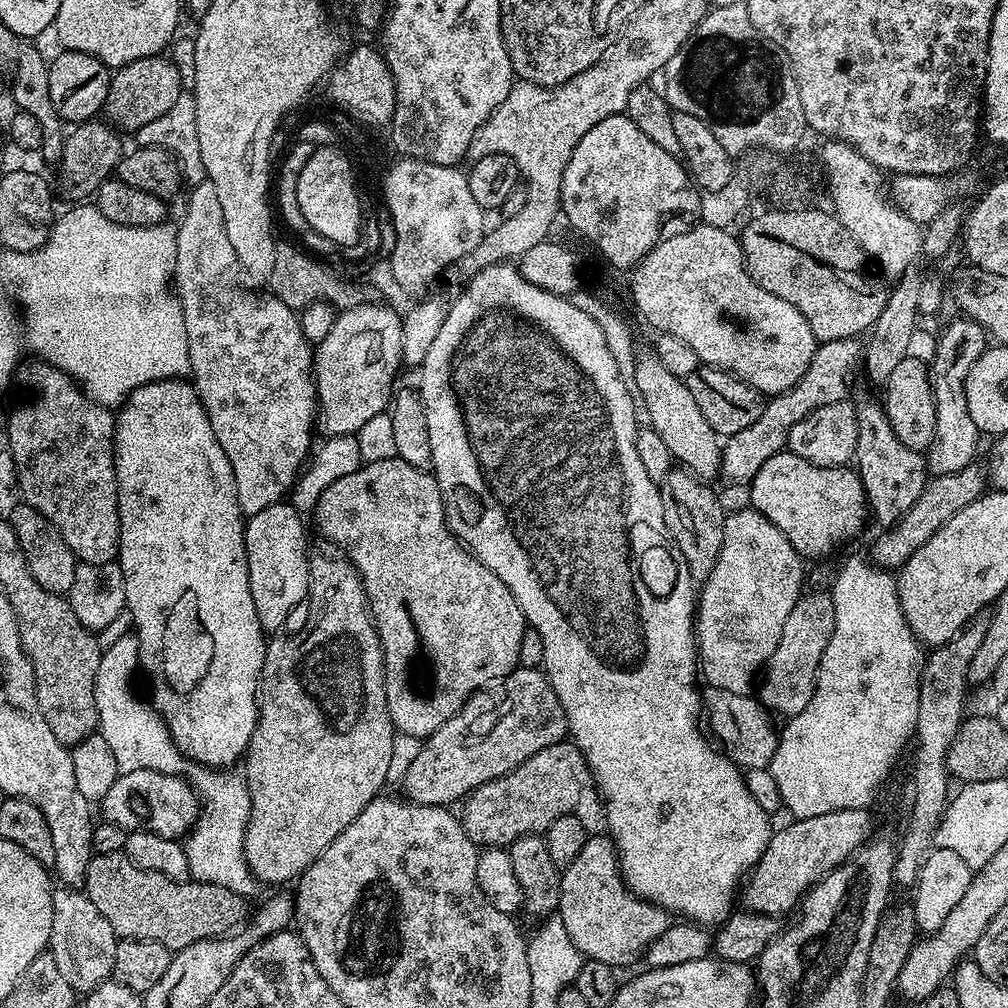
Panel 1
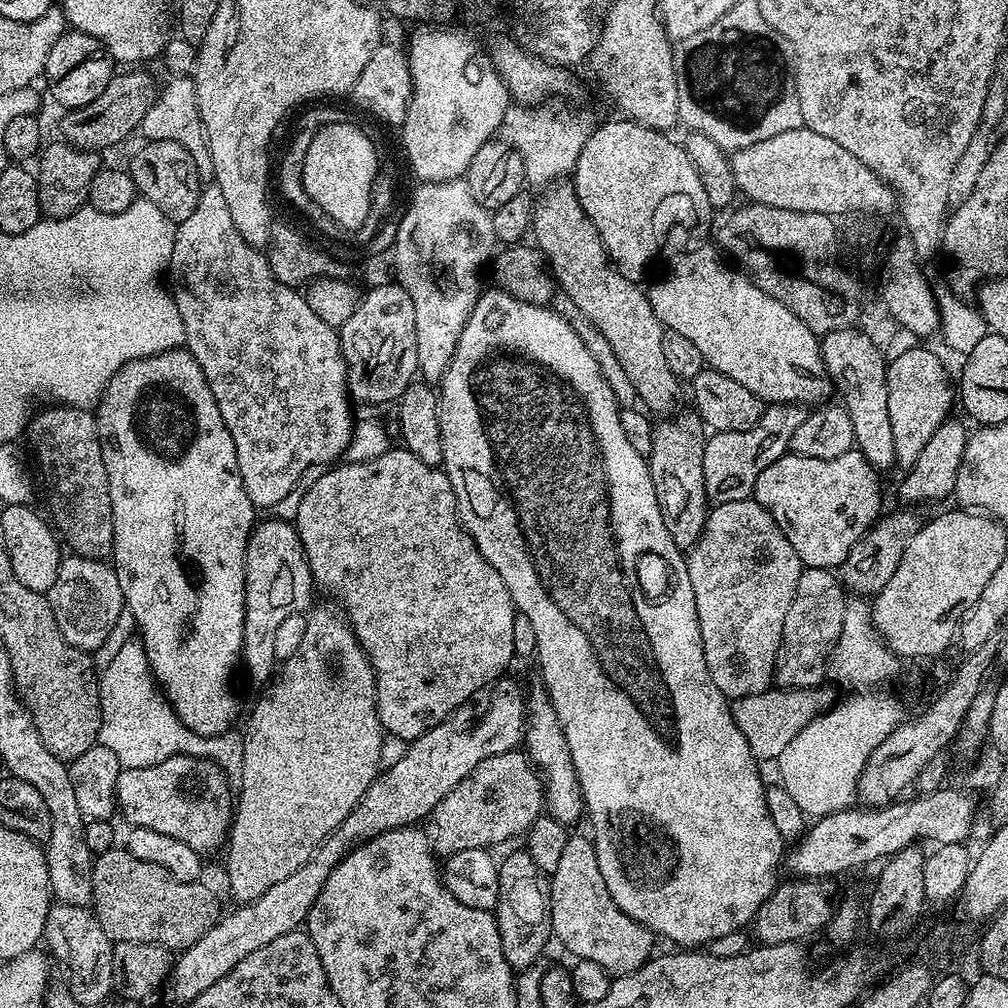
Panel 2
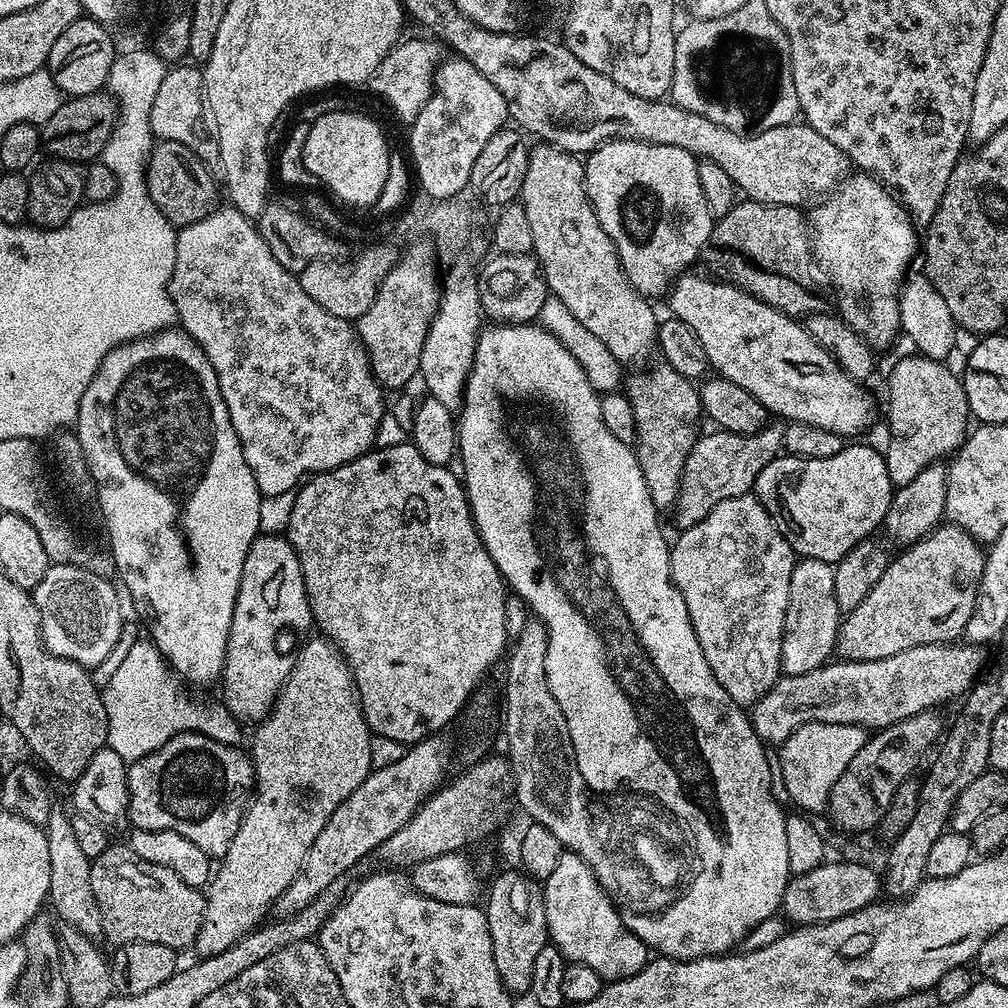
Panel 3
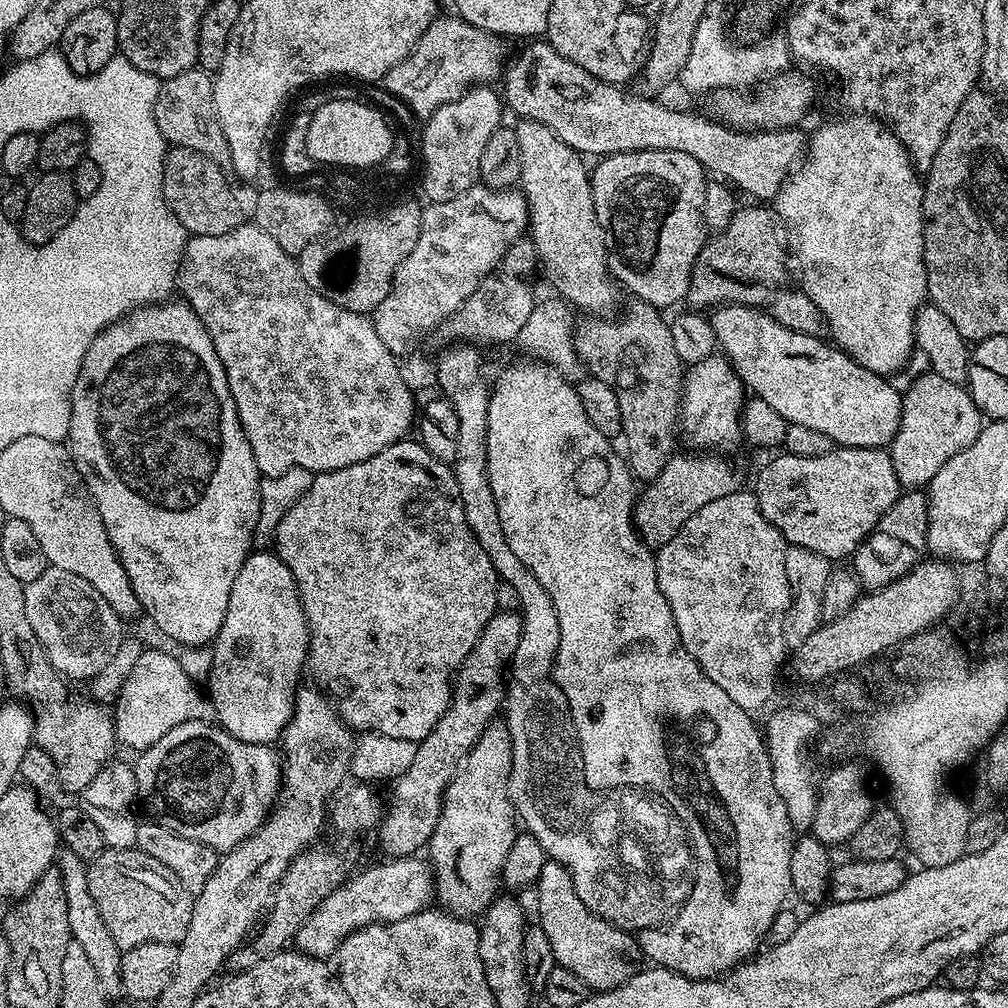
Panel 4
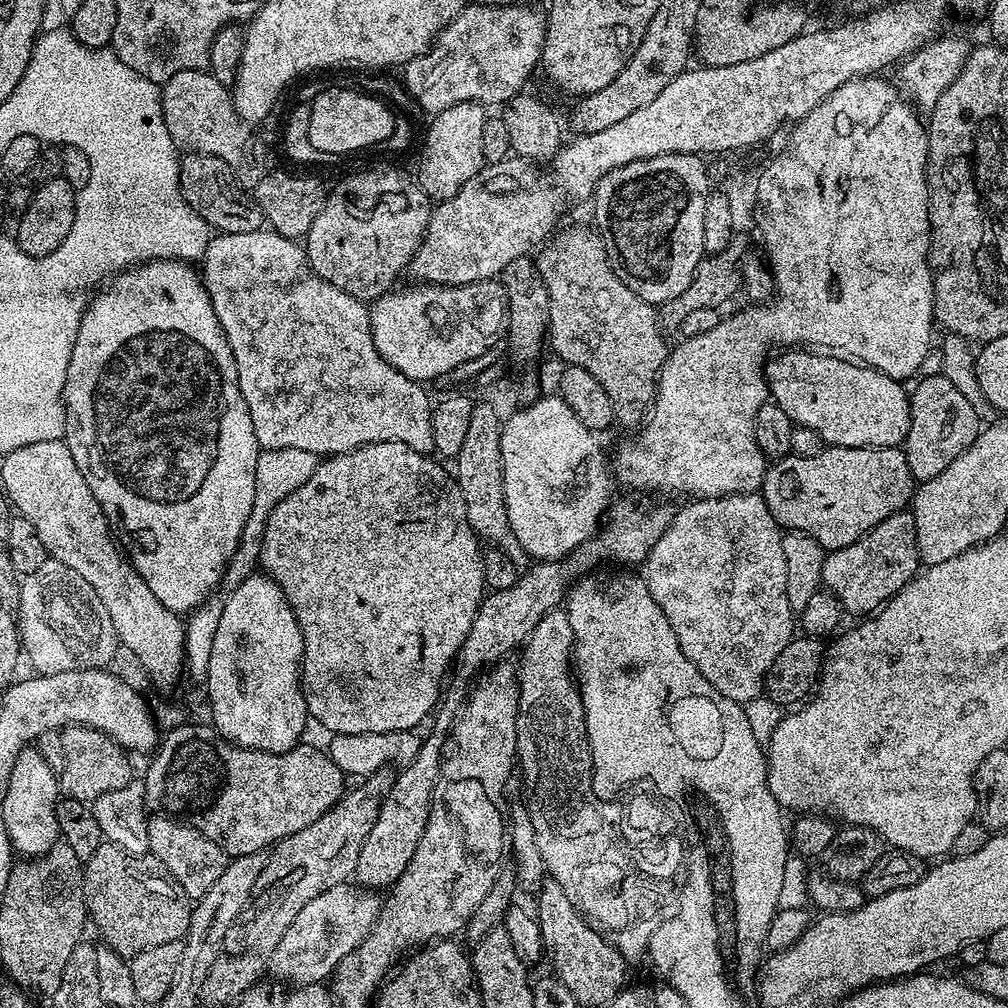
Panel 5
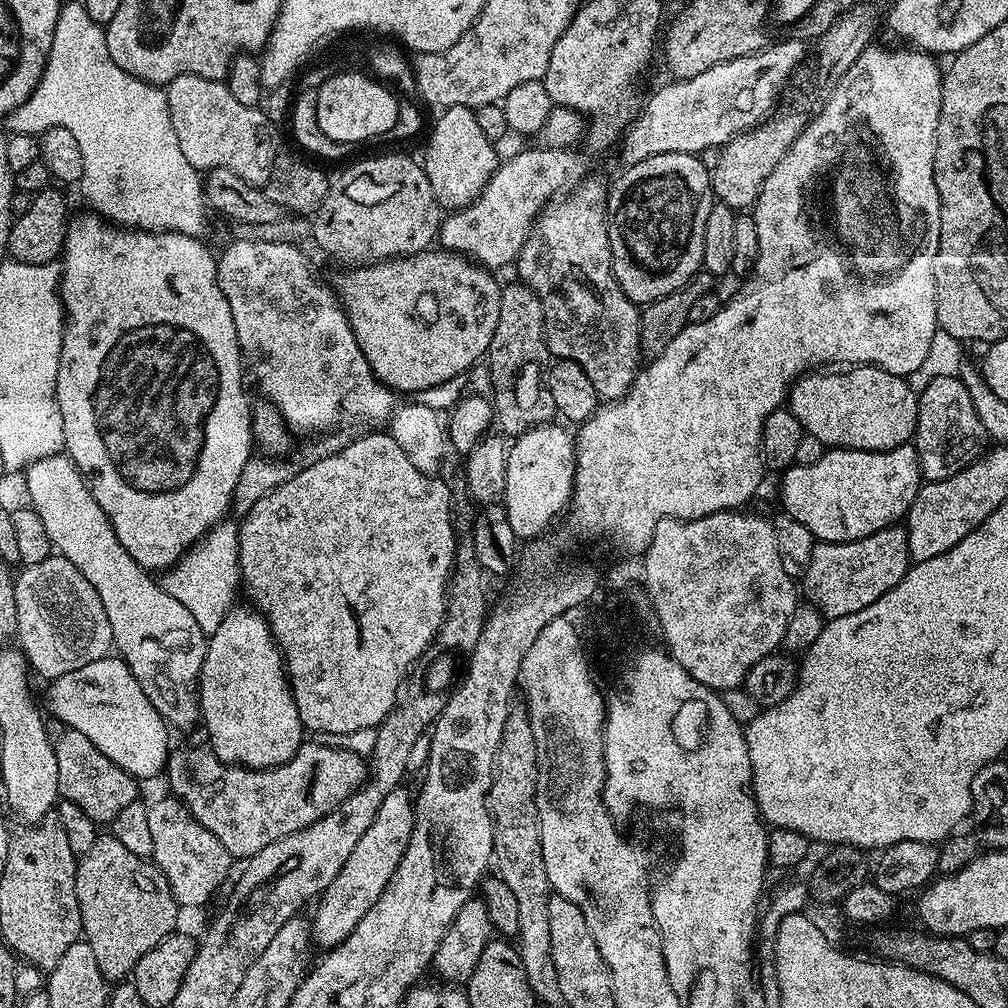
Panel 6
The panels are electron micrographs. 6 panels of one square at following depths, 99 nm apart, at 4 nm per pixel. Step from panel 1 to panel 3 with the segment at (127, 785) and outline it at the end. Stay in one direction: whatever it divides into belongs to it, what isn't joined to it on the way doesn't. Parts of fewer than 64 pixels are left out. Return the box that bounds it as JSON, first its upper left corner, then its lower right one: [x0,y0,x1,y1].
[128,732,254,858]

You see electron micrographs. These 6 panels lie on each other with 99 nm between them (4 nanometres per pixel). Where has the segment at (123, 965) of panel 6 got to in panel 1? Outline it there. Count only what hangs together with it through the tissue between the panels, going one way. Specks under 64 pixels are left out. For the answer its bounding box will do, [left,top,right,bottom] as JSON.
[82,852,250,950]

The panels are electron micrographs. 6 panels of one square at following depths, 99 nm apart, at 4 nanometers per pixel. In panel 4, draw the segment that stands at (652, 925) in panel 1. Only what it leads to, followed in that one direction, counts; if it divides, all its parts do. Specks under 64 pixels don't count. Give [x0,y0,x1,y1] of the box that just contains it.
[534,859,641,992]

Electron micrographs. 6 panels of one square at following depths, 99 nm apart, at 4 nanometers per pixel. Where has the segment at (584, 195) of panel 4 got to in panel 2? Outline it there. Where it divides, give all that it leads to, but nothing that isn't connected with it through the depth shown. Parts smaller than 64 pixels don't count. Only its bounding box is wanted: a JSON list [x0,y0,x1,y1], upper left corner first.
[530,182,682,413]

